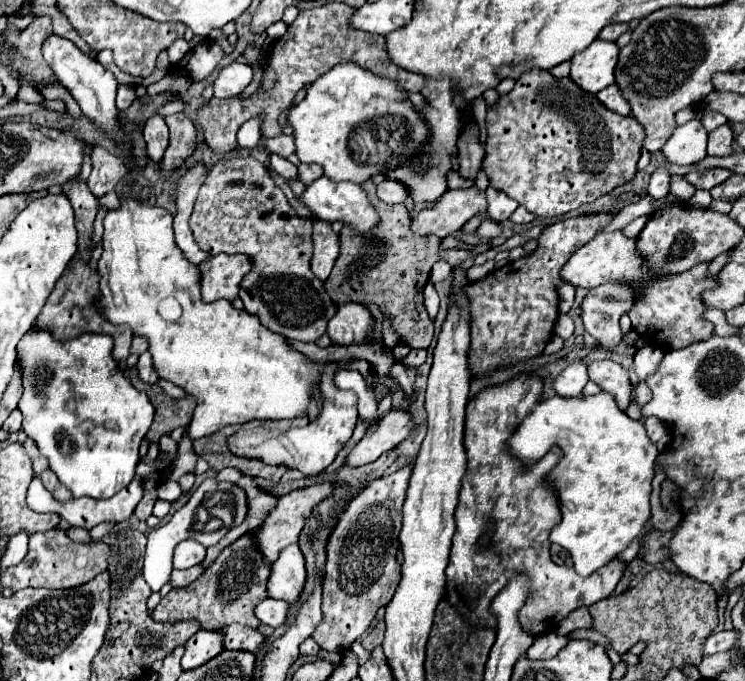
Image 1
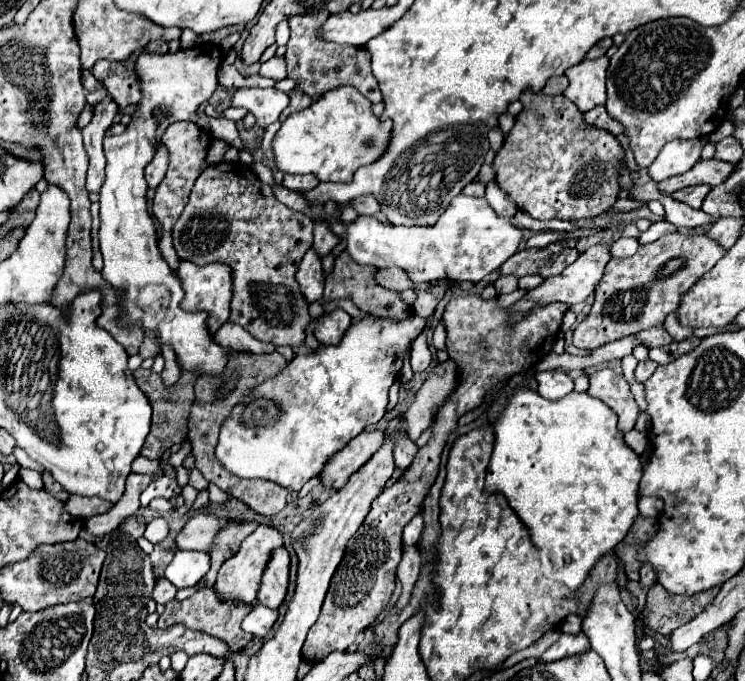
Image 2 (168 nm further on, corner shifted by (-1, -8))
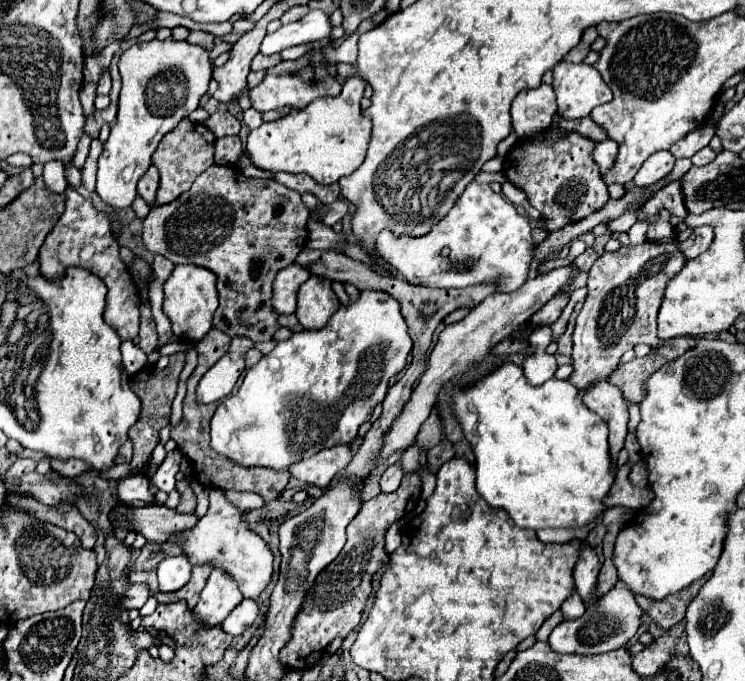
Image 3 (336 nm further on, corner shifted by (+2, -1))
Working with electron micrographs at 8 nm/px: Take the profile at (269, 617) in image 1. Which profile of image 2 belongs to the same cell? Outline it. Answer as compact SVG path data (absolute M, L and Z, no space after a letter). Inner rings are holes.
M257 603L249 611L249 615L243 619L241 629L251 633L251 635L255 635L255 637L265 637L275 621L277 621L277 611L275 609L267 609L265 605Z

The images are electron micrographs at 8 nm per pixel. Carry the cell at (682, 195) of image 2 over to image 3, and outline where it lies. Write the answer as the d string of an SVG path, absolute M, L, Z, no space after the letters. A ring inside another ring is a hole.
M674 180L670 184L666 184L662 190L658 190L644 206L644 212L654 216L658 214L660 208L668 208L674 216L680 216L680 218L686 218L688 210L684 206L684 196L682 196L682 190L680 190L680 180Z

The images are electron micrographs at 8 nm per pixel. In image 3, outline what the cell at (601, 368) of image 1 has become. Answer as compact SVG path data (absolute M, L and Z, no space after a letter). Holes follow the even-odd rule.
M604 378L600 382L594 382L588 390L584 390L582 400L590 410L600 414L608 422L610 452L612 458L616 460L628 432L628 402L624 400L624 394L620 392L618 386Z

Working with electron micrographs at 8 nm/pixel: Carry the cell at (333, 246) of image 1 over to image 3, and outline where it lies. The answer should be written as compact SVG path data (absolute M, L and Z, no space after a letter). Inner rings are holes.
M296 262L280 270L274 282L274 298L272 298L272 306L278 314L292 314L296 310L298 288L308 278L310 278L308 270L304 270L302 266L296 266Z

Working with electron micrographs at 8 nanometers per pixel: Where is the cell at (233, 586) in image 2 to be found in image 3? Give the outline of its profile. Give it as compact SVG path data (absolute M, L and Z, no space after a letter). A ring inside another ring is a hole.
M214 570L200 594L194 614L206 626L214 626L220 624L242 600L244 596L240 594L236 580L224 570Z

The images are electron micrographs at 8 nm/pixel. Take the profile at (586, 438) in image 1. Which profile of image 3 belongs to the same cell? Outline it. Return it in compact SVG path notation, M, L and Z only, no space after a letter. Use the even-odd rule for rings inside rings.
M506 362L496 372L492 372L490 376L486 376L482 380L478 380L468 390L454 392L454 412L456 412L462 428L464 428L466 440L474 446L474 456L476 456L476 490L478 490L478 494L490 506L504 508L508 512L508 516L520 528L530 528L530 530L542 530L542 528L584 528L584 526L590 526L592 522L602 518L602 514L606 510L604 496L608 496L608 490L616 482L616 468L614 468L614 462L612 462L612 456L610 456L610 446L608 446L608 426L606 426L606 422L598 414L592 414L592 410L588 410L588 406L584 406L580 392L568 380L552 378L552 380L544 382L542 386L530 386L526 382L526 378L524 378L522 368Z

